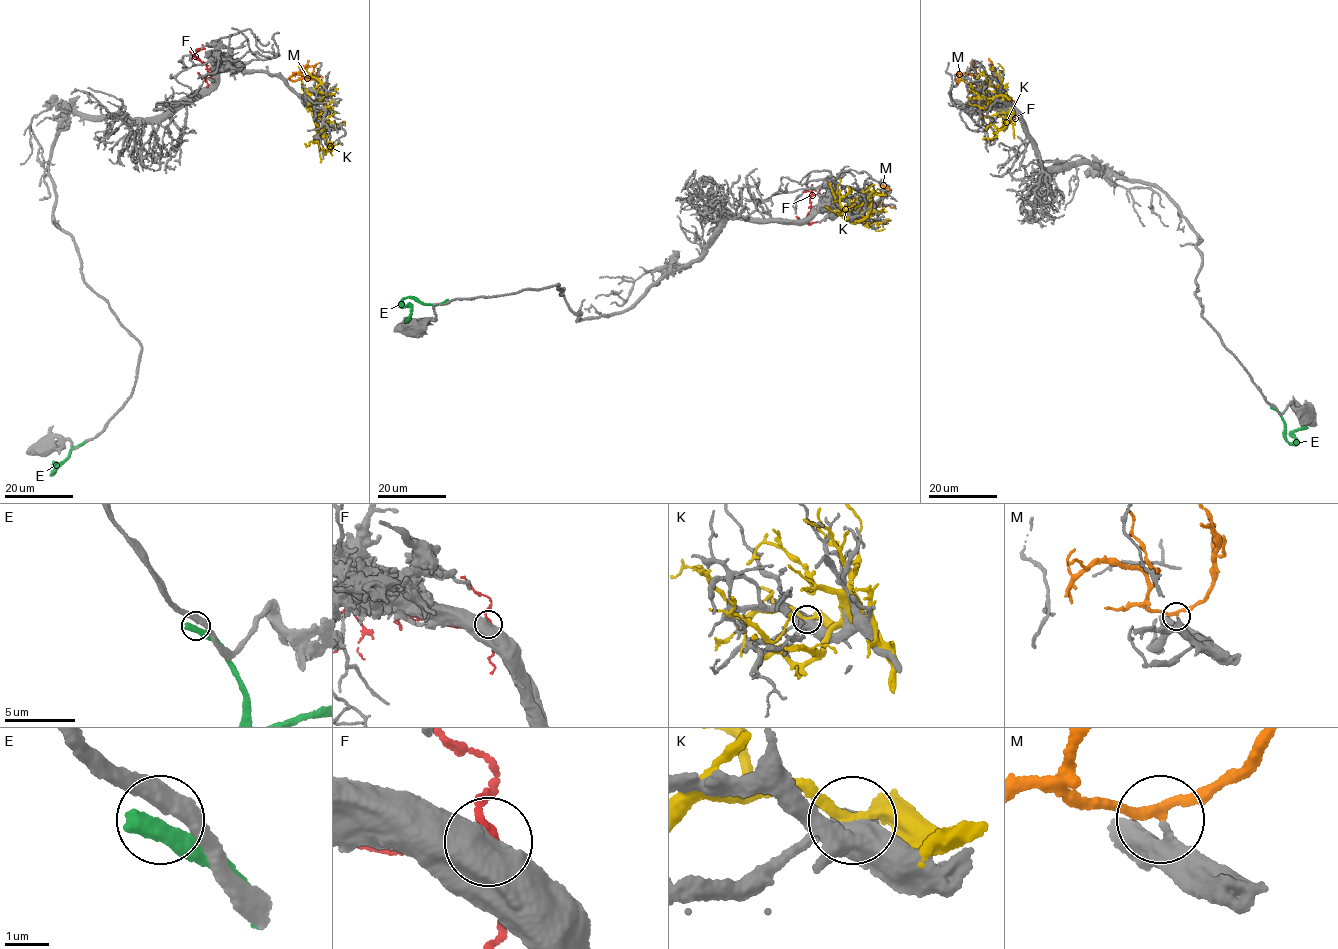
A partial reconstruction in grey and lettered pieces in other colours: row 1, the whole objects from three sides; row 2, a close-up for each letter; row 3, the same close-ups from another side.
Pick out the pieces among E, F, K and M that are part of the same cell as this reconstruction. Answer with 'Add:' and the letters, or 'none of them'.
Add: M

